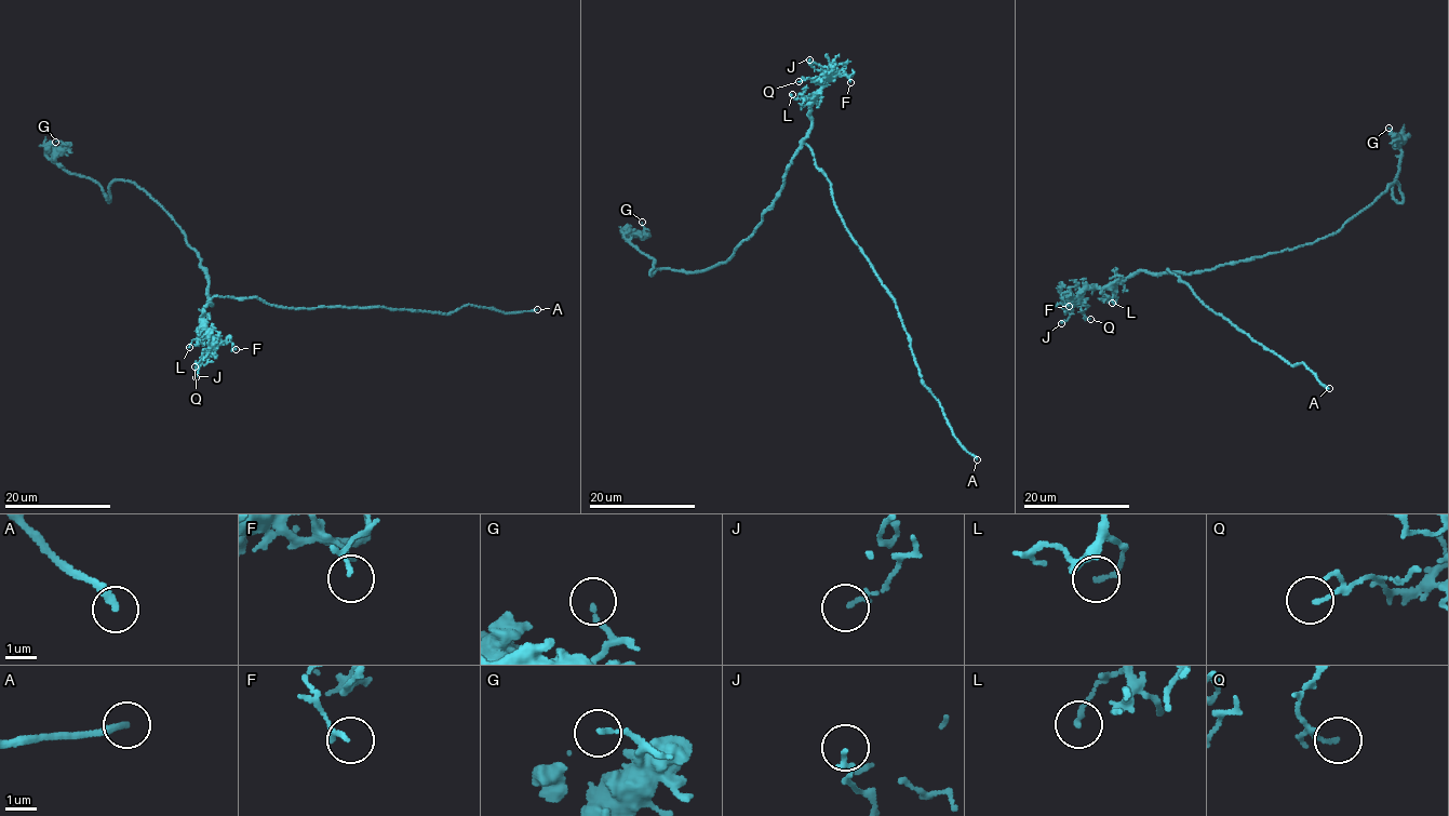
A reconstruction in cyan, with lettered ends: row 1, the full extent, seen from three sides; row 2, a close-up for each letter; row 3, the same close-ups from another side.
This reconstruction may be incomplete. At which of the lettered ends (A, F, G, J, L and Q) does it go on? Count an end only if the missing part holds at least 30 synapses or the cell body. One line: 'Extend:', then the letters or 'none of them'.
Extend: A

